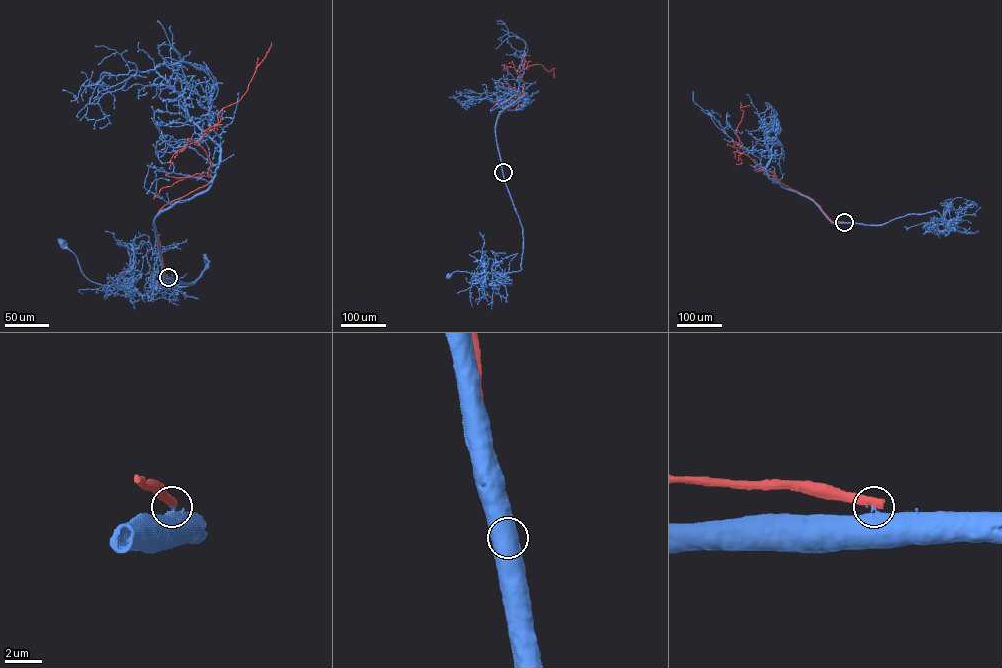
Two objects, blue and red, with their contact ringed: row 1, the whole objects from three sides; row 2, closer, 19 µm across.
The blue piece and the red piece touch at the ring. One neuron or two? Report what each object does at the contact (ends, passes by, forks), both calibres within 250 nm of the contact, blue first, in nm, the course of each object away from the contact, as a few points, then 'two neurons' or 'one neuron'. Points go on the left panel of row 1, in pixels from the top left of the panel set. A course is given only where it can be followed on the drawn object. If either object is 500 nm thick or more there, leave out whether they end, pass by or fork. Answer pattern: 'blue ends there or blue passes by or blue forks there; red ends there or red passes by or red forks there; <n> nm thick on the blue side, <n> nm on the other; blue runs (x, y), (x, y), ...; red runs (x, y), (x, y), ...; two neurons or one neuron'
600 nm thick on the blue side, 500 nm on the other; blue runs (169, 277), (192, 283), (209, 261), (205, 256), (204, 271), (189, 285), (140, 295), (91, 281), (62, 242); red runs (169, 278), (154, 218), (211, 180), (211, 161), (196, 143), (246, 92), (269, 49); two neurons

